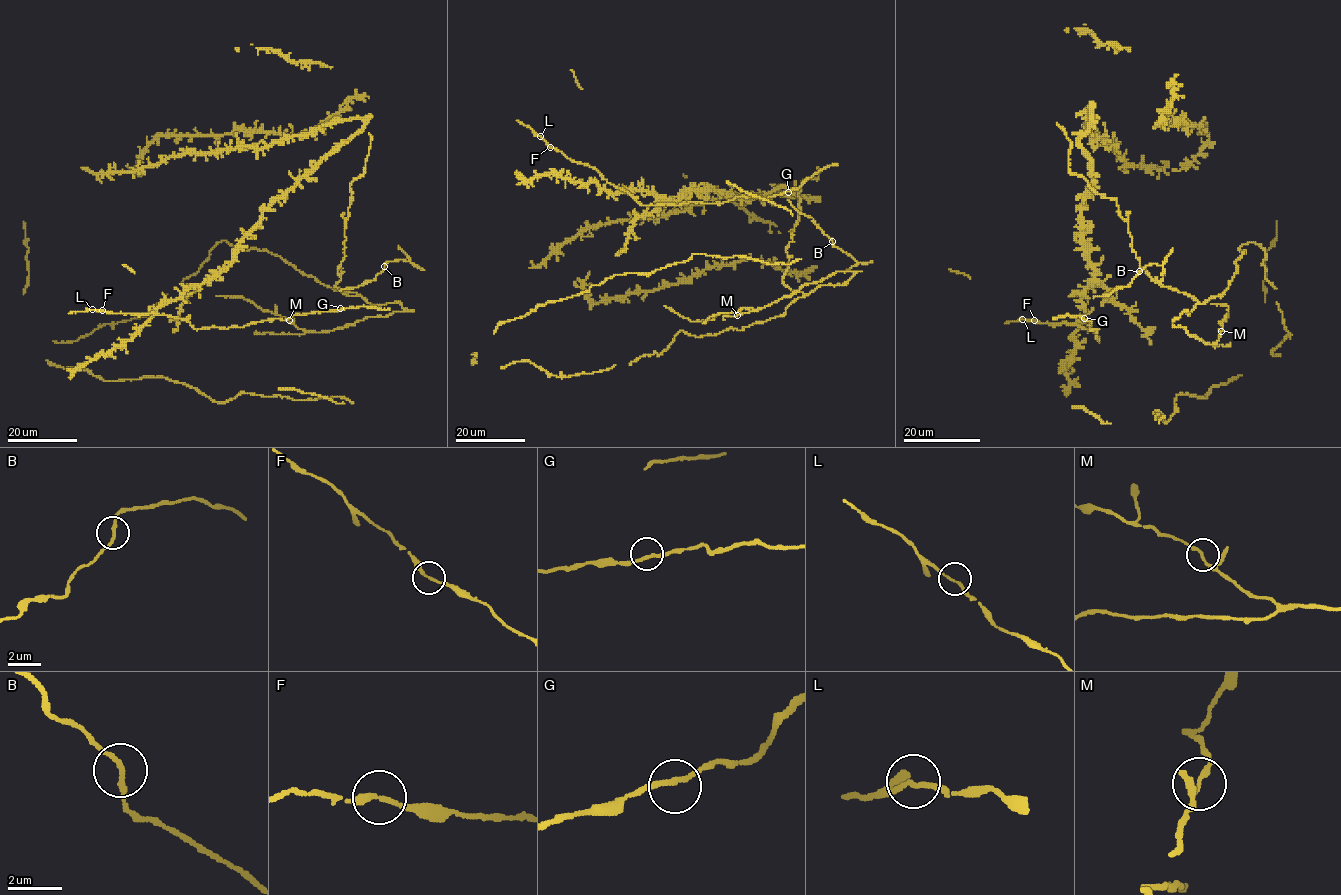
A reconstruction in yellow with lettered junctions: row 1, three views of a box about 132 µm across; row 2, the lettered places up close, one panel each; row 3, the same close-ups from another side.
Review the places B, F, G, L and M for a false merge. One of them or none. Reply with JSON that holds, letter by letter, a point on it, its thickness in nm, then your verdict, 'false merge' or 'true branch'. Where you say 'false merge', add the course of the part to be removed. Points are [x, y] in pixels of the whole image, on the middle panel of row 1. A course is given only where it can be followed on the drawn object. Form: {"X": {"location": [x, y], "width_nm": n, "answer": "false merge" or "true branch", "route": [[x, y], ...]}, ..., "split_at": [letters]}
{"B": {"location": [832, 241], "width_nm": 170, "answer": "true branch"}, "F": {"location": [550, 147], "width_nm": 180, "answer": "true branch"}, "G": {"location": [788, 192], "width_nm": 180, "answer": "true branch"}, "L": {"location": [540, 136], "width_nm": 150, "answer": "true branch"}, "M": {"location": [737, 315], "width_nm": 160, "answer": "true branch"}, "split_at": []}

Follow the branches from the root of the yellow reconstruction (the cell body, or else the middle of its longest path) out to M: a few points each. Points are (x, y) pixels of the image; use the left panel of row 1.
M: (338, 268), (340, 289), (405, 309), (332, 331), (306, 331), (289, 320)

